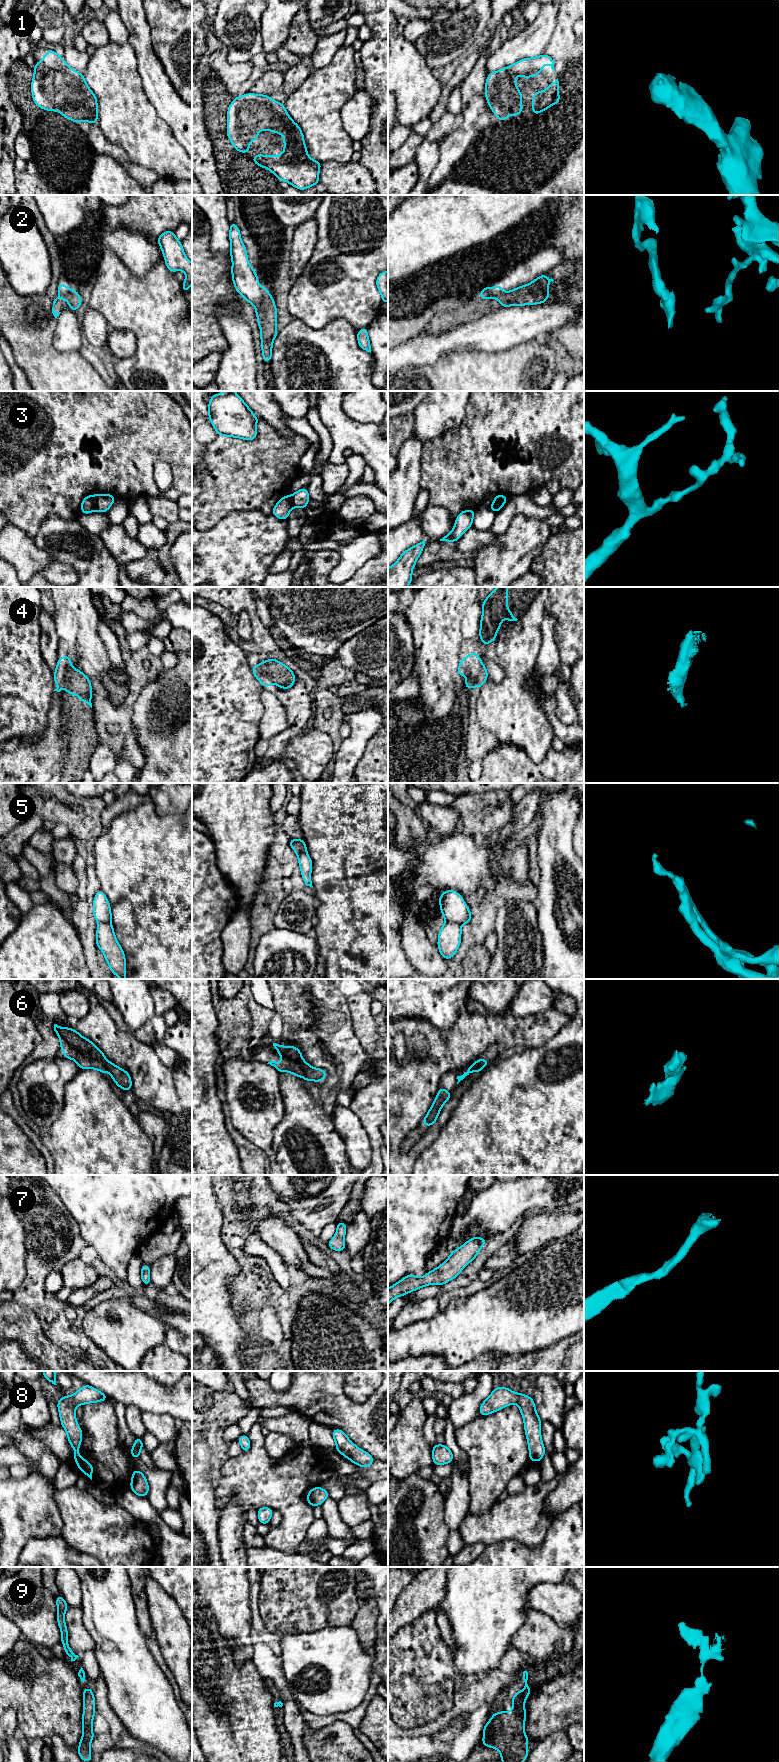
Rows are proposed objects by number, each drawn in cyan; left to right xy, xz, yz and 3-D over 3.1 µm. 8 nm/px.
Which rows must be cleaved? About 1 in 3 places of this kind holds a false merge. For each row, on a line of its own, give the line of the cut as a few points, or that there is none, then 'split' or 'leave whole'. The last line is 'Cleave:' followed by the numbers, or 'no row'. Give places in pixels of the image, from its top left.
1: no cut | leave whole
2: xz (266, 289), (265, 300), (255, 307) | split
3: xy (96, 495), (94, 509) | split
4: no cut | leave whole
5: yz (446, 921), (454, 921), (460, 926) | split
6: no cut | leave whole
7: no cut | leave whole
8: no cut | leave whole
9: no cut | leave whole
Cleave: 2, 3, 5

